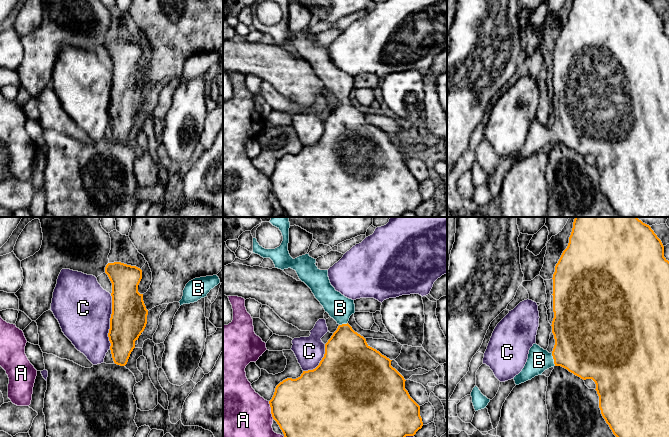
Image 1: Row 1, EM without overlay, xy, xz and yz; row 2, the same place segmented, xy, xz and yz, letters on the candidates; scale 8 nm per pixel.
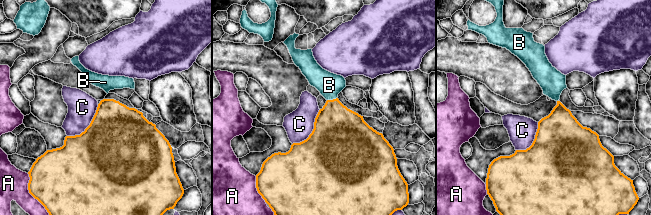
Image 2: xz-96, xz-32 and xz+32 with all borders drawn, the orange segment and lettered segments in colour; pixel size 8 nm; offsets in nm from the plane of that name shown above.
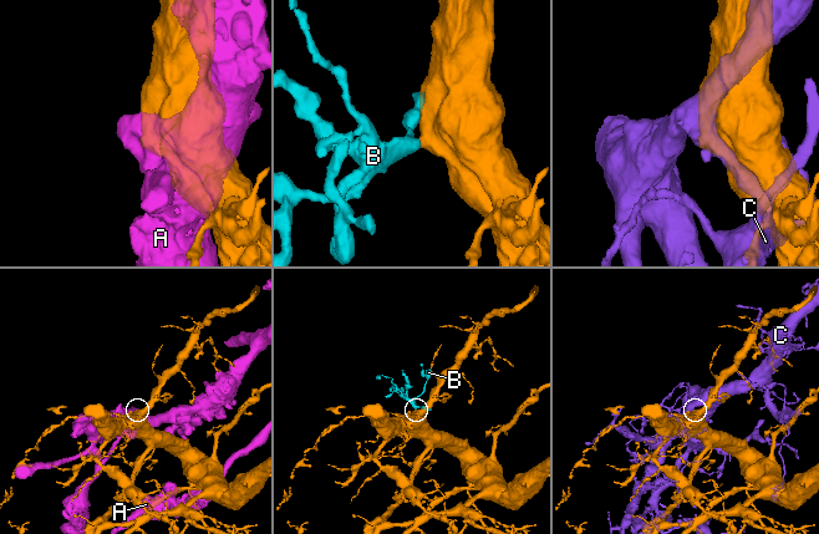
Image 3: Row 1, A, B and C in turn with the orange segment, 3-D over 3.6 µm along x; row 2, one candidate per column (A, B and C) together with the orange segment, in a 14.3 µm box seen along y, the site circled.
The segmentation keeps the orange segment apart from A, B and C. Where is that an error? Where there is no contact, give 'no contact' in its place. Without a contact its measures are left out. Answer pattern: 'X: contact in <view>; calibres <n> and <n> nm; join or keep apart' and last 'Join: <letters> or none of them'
A: contact in xz; calibres 480 and 480 nm; keep apart
B: contact in yz; calibres 440 and 190 nm; join
C: contact in xy; calibres 300 and 460 nm; keep apart
Join: B

